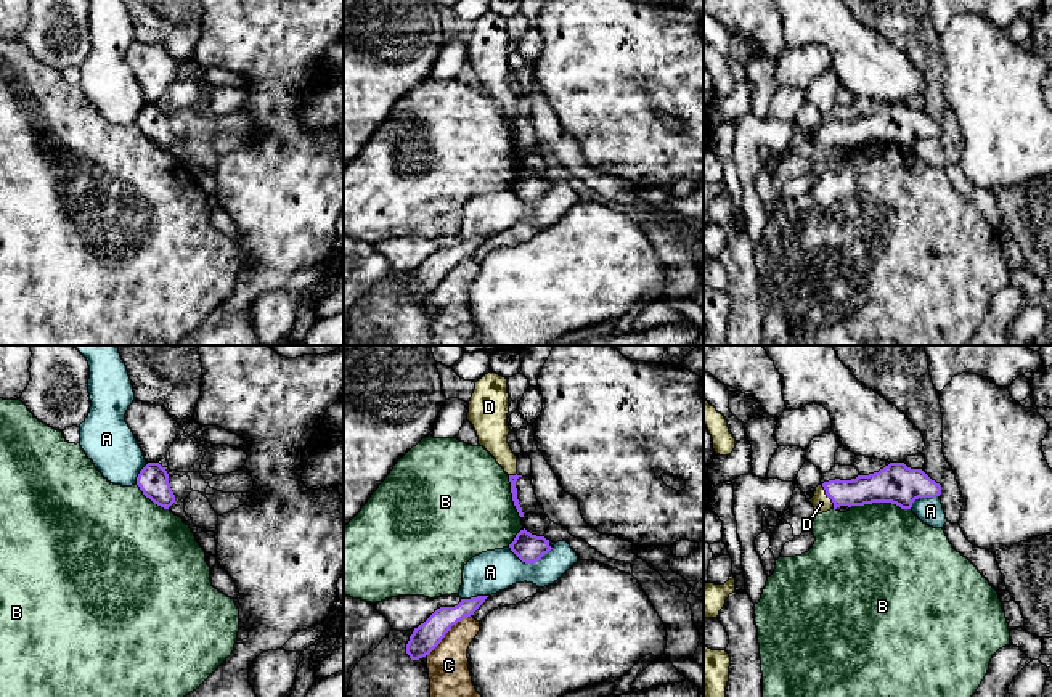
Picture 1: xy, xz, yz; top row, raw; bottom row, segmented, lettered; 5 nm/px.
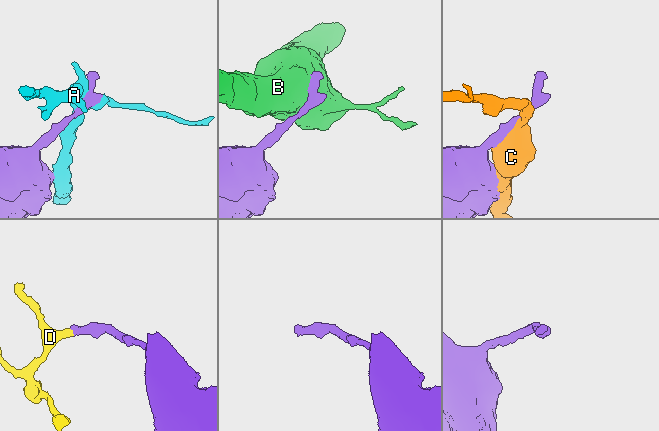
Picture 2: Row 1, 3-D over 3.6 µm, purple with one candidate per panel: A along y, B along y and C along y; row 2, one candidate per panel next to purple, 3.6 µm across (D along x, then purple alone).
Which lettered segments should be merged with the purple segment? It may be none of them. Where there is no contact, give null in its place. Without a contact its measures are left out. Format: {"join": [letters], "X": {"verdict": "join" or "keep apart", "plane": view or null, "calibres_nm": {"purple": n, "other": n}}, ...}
{"join": ["D"], "A": {"verdict": "keep apart", "plane": "xz", "calibres_nm": {"purple": 150, "other": 220}}, "B": {"verdict": "keep apart", "plane": "yz", "calibres_nm": {"purple": 200, "other": 480}}, "C": {"verdict": "keep apart", "plane": "xz", "calibres_nm": {"purple": 140, "other": 200}}, "D": {"verdict": "join", "plane": "yz", "calibres_nm": {"purple": 150, "other": 90}}}

